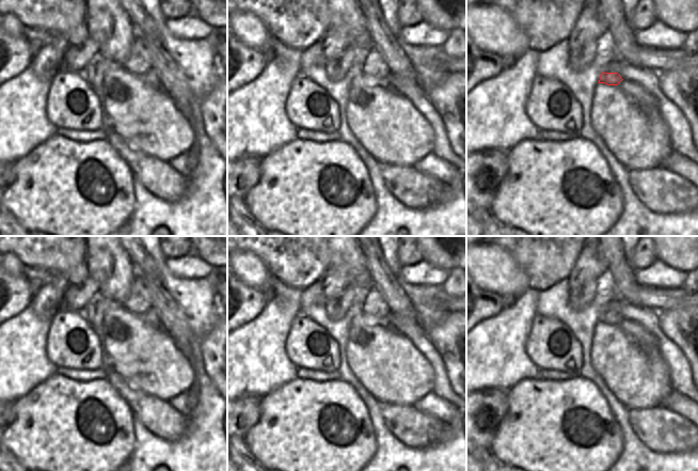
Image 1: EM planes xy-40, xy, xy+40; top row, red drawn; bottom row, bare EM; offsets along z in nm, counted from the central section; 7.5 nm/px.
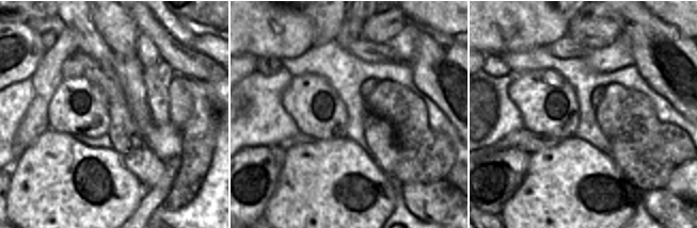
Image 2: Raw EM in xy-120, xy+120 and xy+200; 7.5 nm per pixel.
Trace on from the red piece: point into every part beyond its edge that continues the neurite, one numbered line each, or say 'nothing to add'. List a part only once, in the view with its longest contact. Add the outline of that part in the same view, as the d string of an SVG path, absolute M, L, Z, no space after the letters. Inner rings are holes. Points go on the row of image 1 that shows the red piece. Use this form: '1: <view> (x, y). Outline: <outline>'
nothing to add

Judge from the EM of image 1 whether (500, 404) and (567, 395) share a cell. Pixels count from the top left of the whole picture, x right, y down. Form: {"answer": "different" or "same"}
{"answer": "different"}

